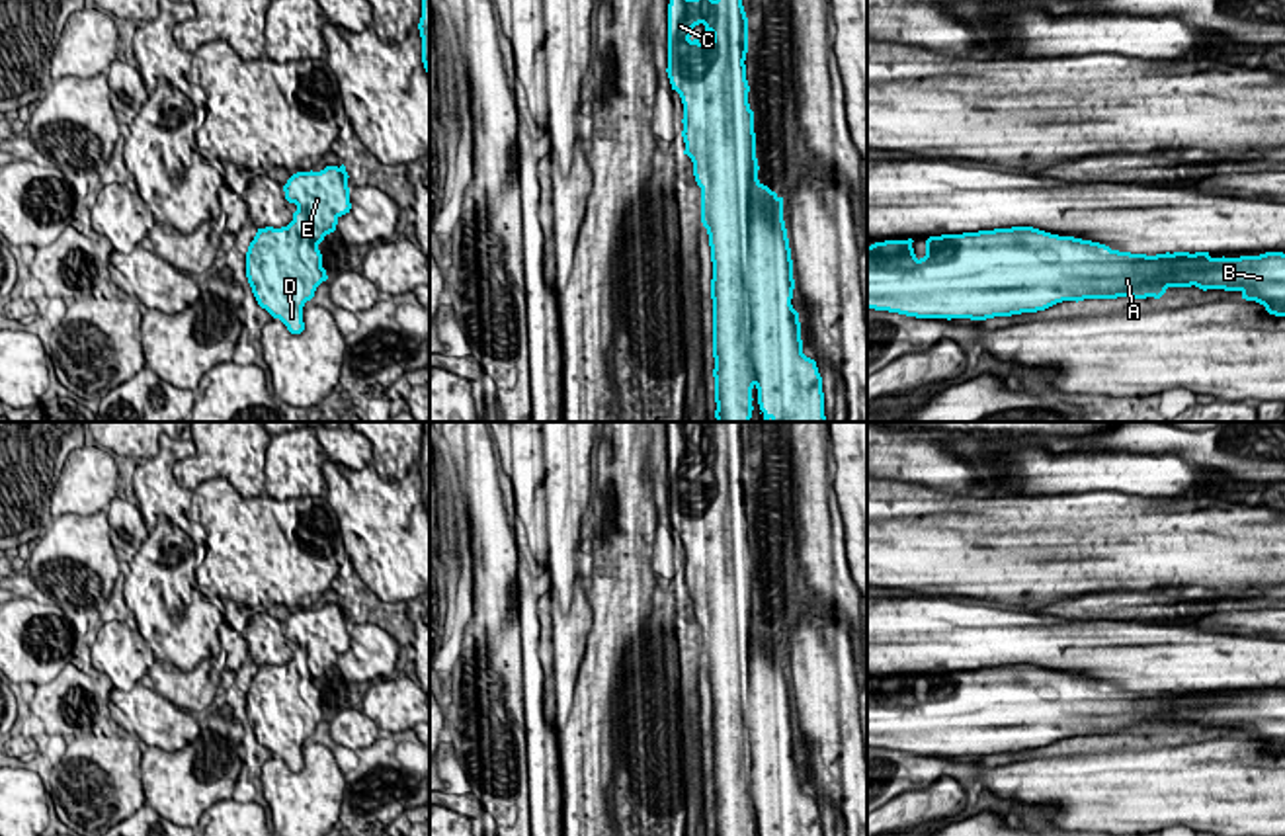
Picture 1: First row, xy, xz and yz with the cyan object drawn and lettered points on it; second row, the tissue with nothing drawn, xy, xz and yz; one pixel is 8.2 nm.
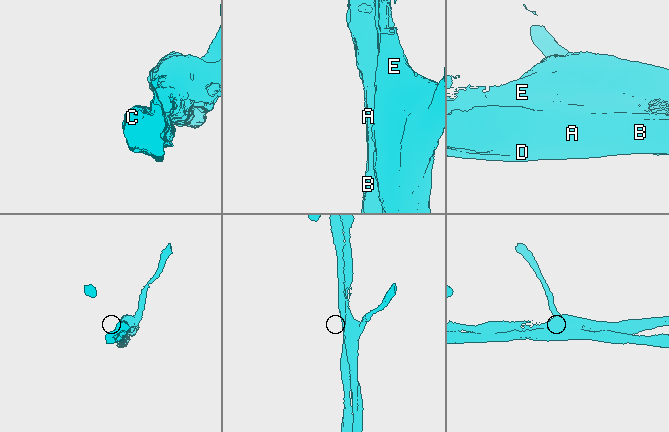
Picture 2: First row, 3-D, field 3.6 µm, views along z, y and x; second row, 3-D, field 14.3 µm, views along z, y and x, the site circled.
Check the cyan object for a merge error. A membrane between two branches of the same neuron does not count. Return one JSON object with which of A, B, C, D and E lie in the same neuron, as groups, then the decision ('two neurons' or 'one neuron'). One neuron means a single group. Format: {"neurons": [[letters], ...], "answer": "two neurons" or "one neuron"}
{"neurons": [["A", "B", "C", "D"], ["E"]], "answer": "two neurons"}

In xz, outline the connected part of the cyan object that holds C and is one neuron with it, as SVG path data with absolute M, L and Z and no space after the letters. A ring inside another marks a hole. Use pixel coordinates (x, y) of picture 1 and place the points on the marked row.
M670 0L666 72L684 109L703 109L711 115L715 104L725 102L726 53L726 0ZM699 23L713 33L711 43L689 39Z

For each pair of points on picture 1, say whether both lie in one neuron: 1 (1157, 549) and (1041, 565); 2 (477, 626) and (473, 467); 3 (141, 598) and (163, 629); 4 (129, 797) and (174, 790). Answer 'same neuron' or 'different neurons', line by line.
1: same neuron
2: same neuron
3: same neuron
4: different neurons

